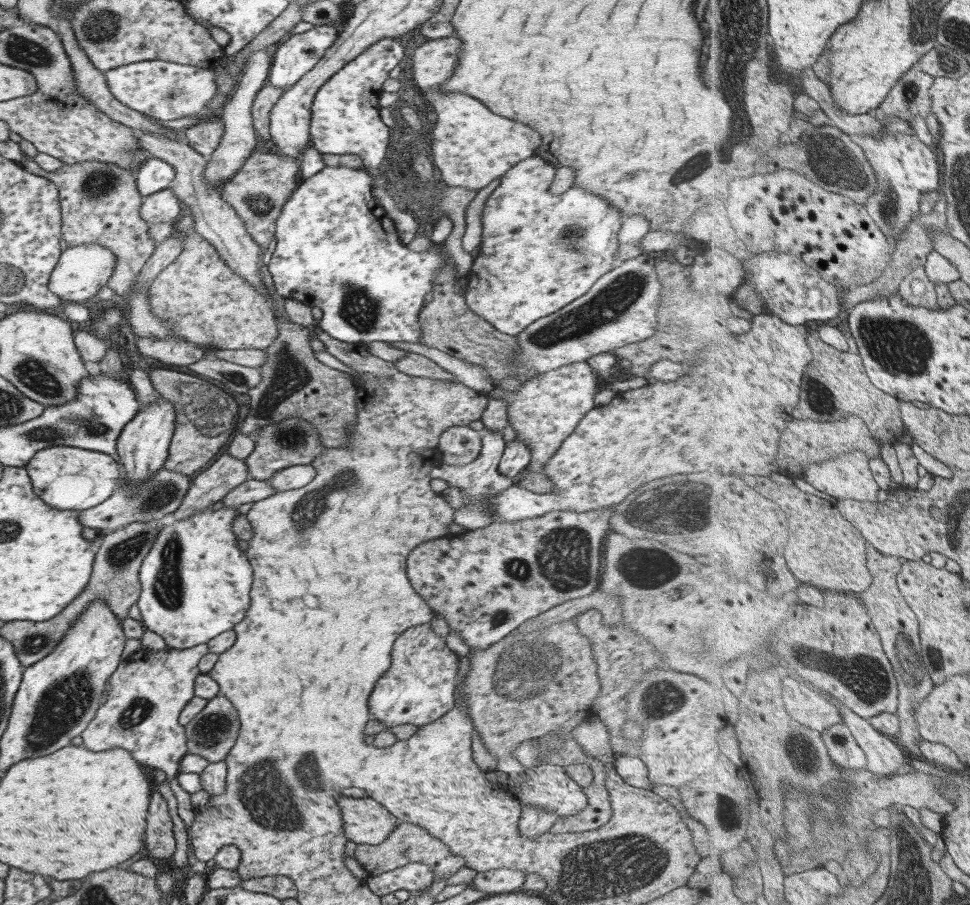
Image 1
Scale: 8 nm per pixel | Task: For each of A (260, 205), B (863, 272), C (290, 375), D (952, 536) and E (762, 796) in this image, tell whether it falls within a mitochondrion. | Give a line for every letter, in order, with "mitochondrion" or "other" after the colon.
A: mitochondrion
B: mitochondrion
C: mitochondrion
D: other
E: other

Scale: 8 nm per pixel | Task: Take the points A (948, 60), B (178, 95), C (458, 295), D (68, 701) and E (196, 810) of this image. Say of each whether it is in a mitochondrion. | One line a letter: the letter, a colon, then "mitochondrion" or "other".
A: mitochondrion
B: mitochondrion
C: other
D: mitochondrion
E: other

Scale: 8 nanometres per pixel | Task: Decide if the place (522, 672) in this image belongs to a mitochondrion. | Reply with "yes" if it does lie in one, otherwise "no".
yes

